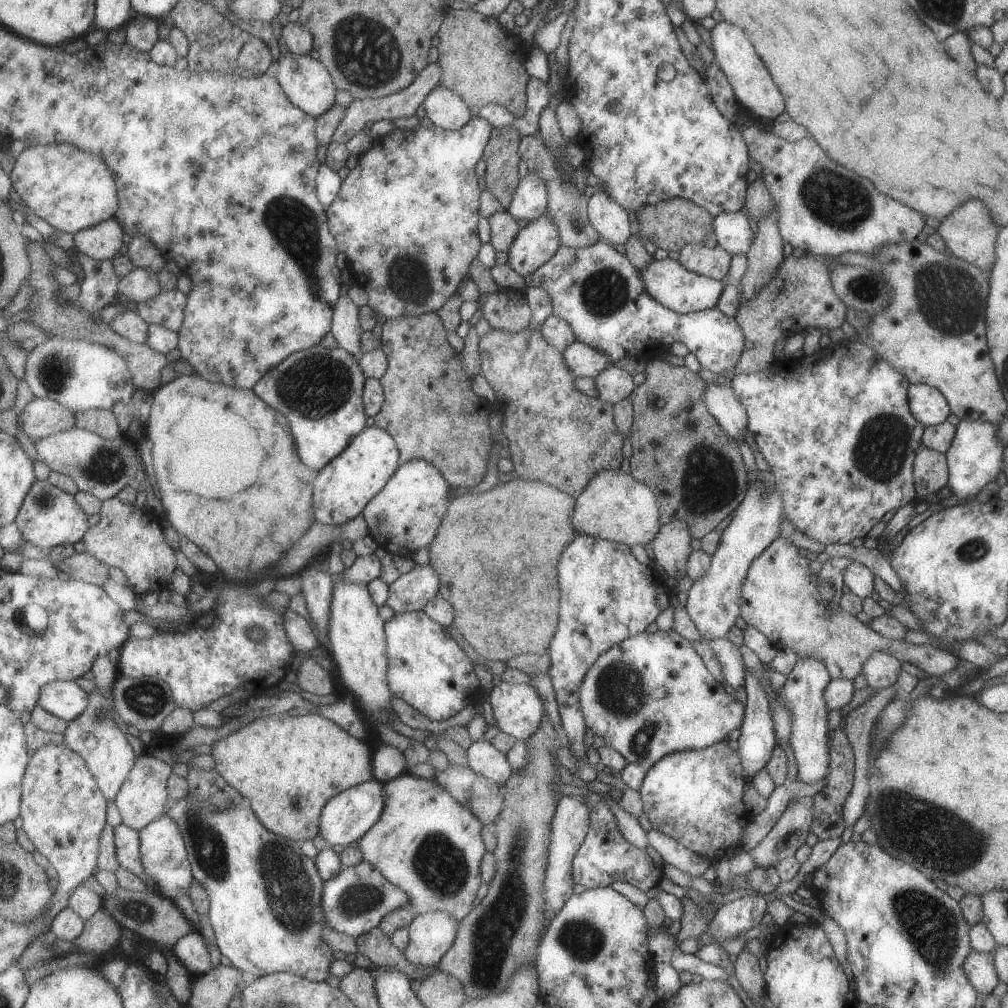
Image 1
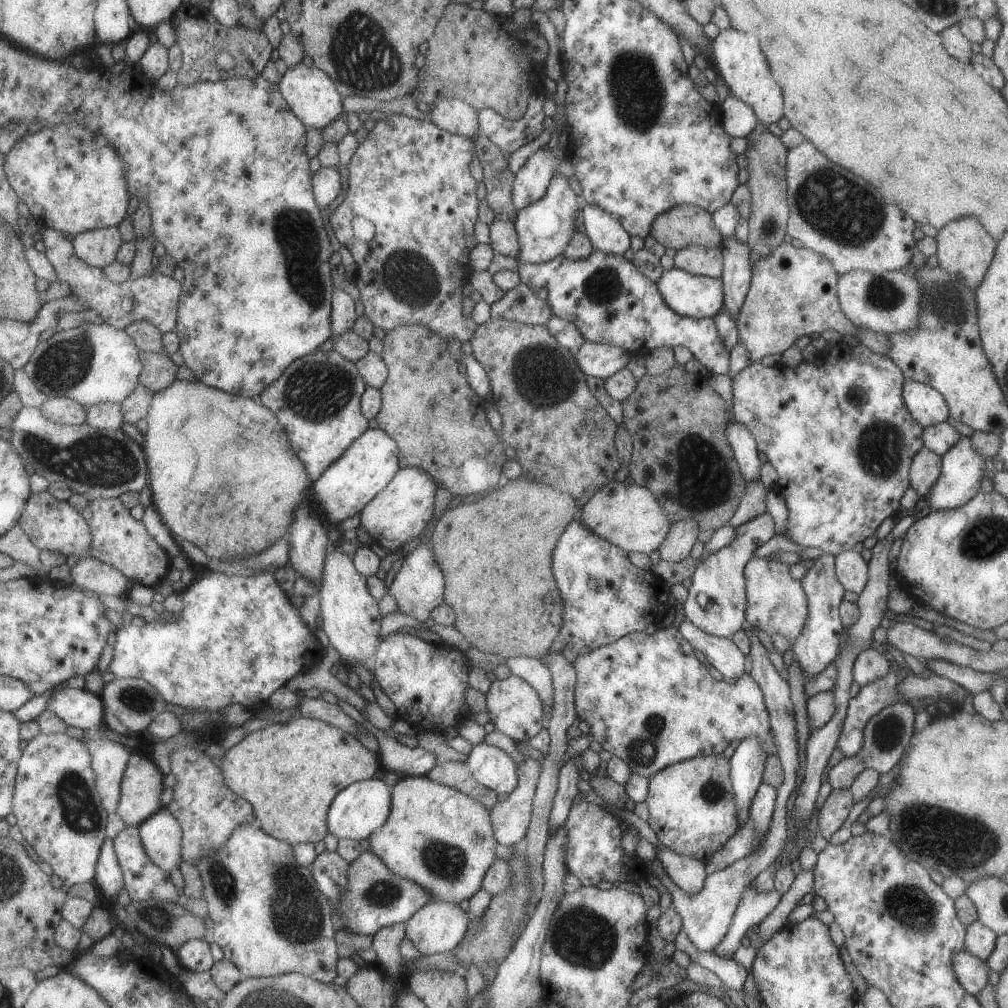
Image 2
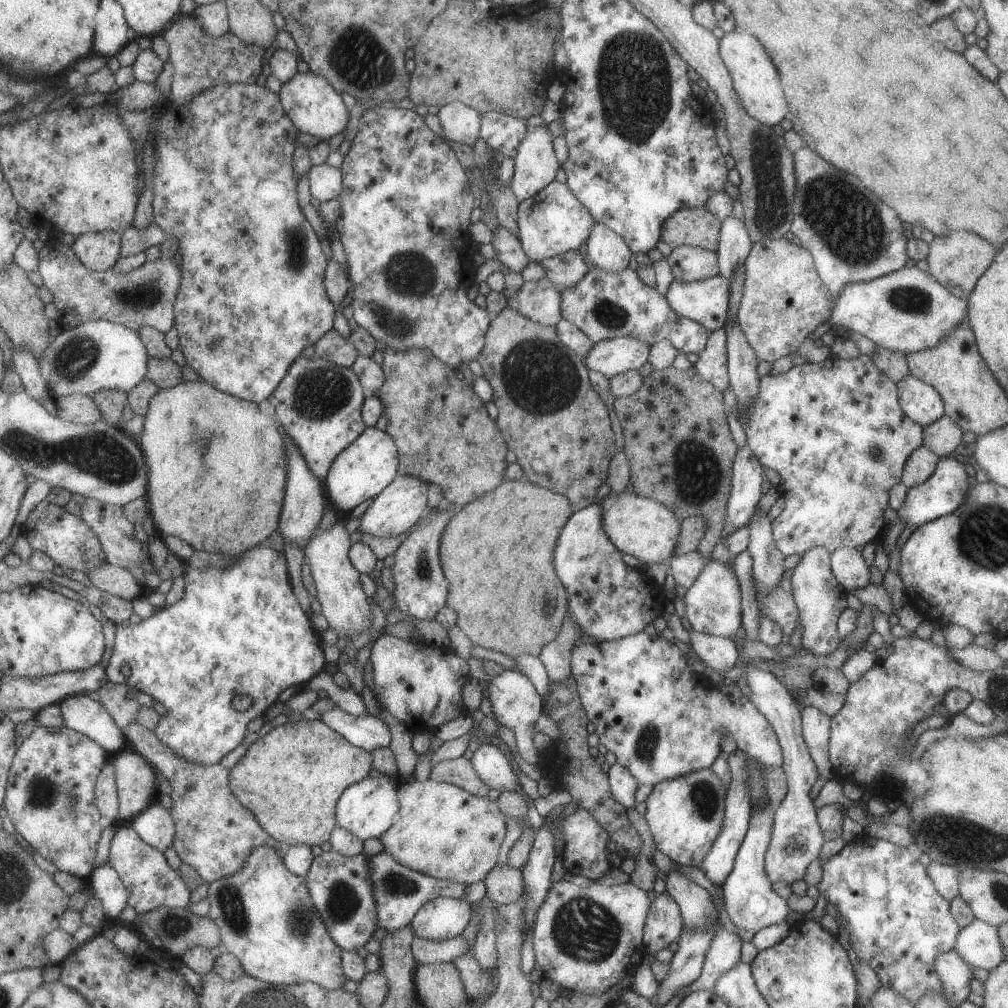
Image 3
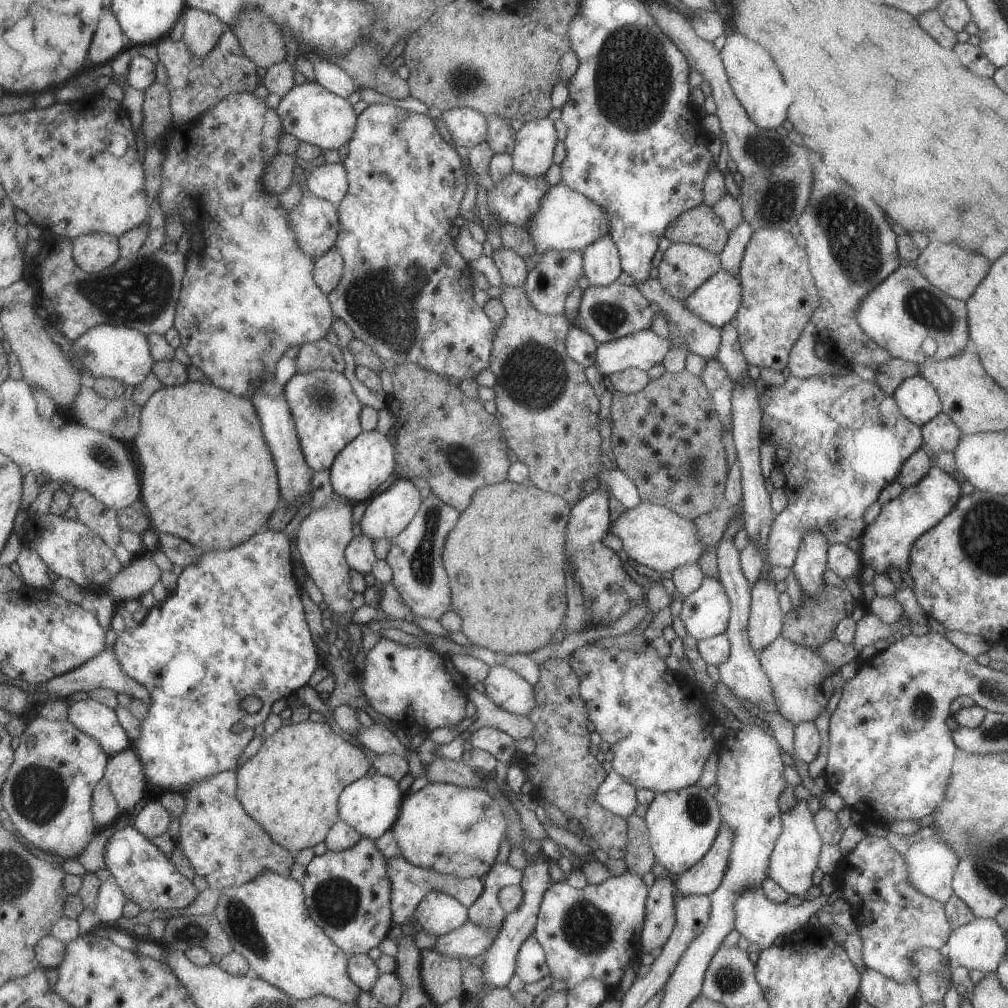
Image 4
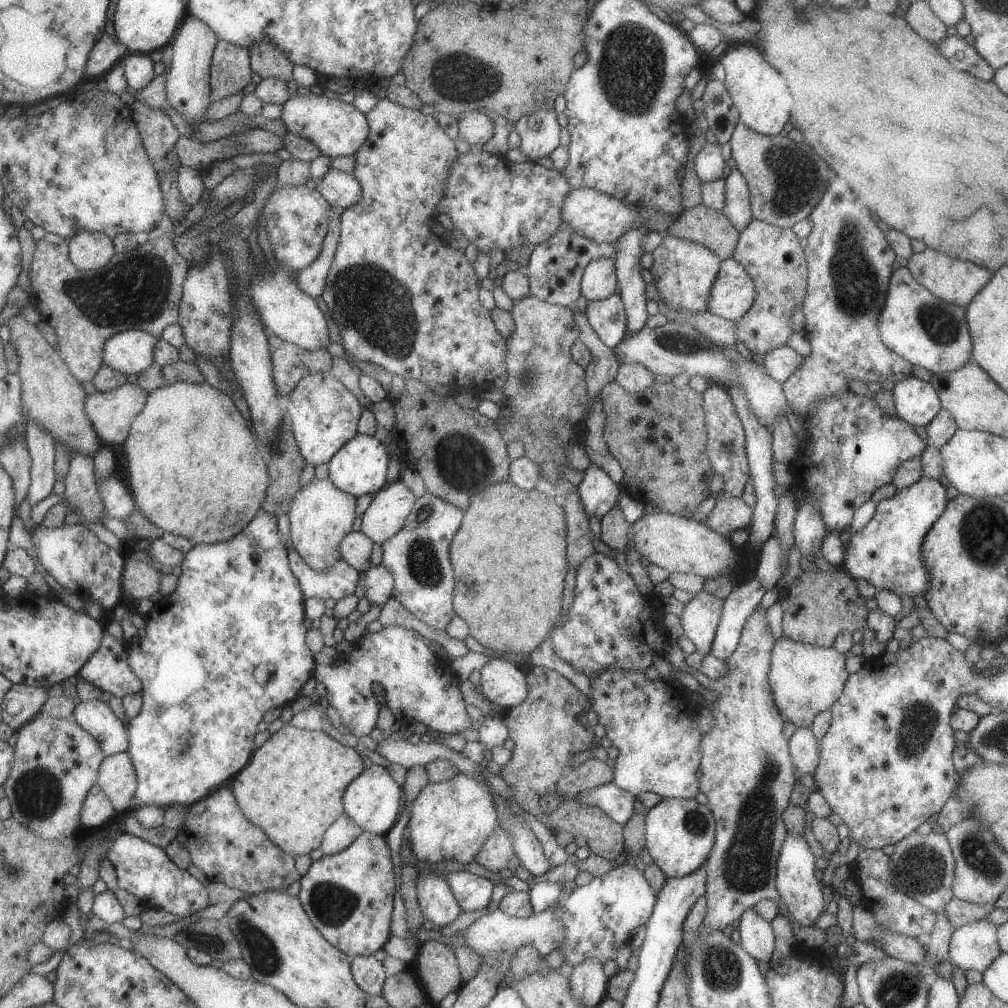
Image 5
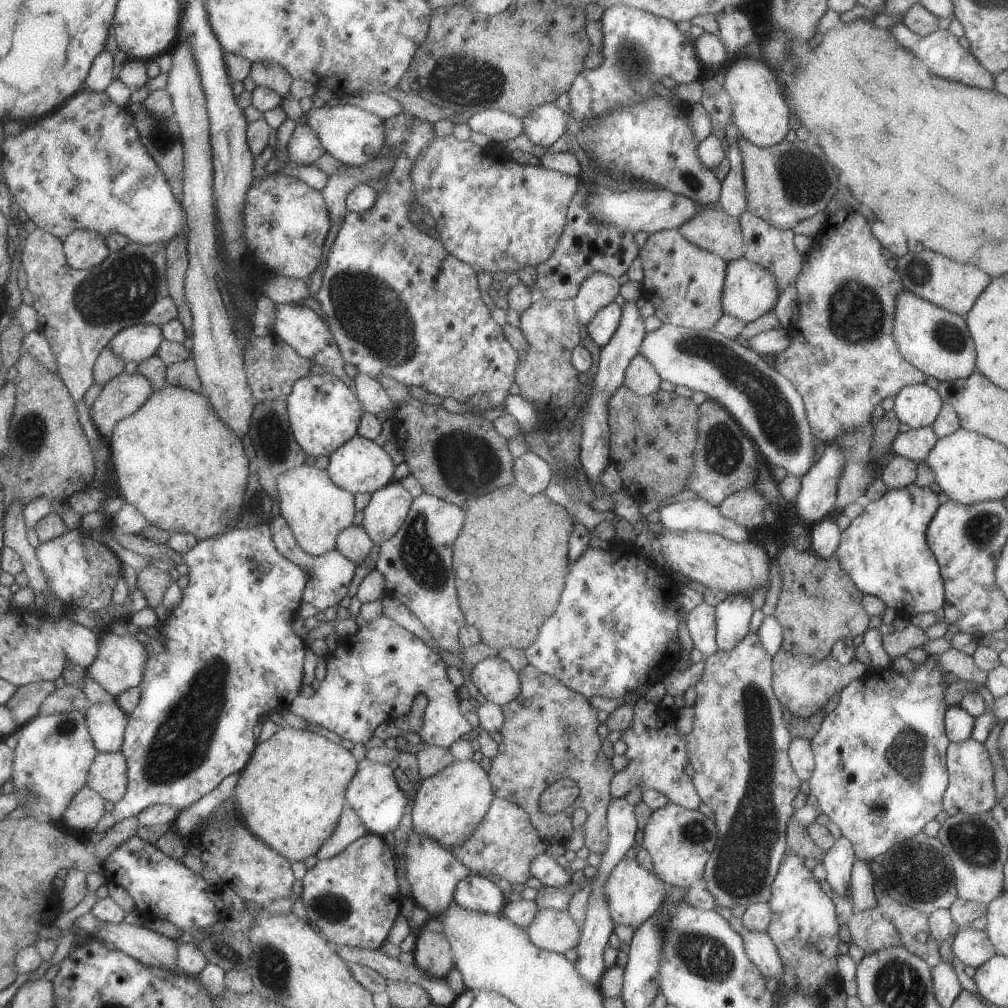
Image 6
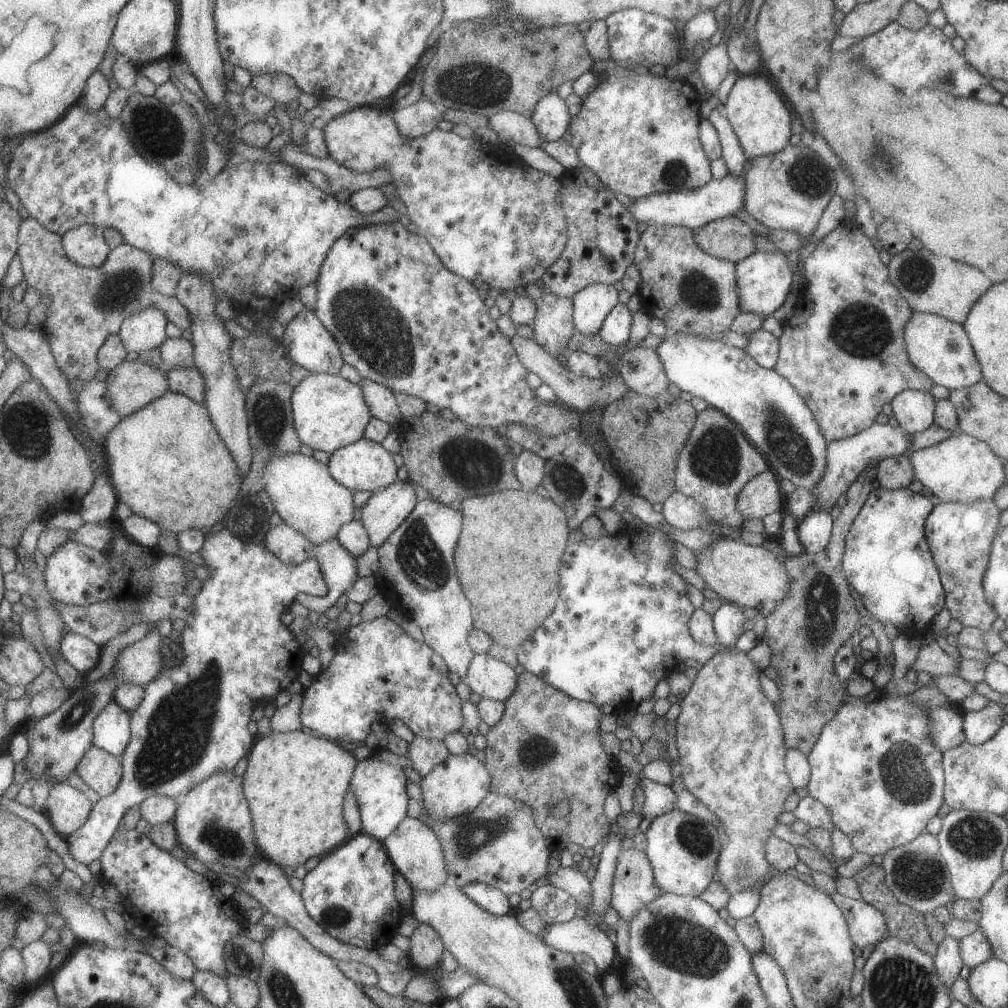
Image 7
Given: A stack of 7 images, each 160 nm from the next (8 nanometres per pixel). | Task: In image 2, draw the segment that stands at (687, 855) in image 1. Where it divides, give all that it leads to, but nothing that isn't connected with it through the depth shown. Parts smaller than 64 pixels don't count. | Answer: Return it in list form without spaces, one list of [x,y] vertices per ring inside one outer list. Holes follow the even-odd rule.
[[[659,845],[655,847],[656,859],[661,863],[665,874],[687,894],[697,894],[706,877],[705,862],[695,857],[677,854],[673,849]]]

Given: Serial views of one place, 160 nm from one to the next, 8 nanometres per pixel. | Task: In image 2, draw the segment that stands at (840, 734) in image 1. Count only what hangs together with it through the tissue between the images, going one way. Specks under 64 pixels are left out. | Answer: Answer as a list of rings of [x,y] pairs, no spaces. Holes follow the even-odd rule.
[[[849,788],[831,789],[817,813],[818,830],[825,840],[842,825],[854,804]]]

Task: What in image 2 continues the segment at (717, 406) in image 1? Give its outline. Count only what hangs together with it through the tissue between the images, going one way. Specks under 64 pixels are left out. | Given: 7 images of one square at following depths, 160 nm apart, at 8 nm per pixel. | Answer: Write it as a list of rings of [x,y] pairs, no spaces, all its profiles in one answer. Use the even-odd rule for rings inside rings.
[[[728,422],[725,425],[724,435],[732,448],[735,462],[738,464],[744,481],[756,481],[759,479],[759,454],[753,435],[742,426],[740,422]]]

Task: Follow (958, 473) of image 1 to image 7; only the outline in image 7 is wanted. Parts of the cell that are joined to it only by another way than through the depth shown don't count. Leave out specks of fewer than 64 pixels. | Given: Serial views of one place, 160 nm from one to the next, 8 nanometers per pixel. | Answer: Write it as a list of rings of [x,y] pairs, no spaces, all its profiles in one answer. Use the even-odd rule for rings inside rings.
[[[879,486],[865,499],[844,540],[841,566],[846,581],[855,589],[871,618],[880,623],[891,622],[907,635],[917,636],[920,630],[925,630],[927,623],[944,607],[944,590],[924,537],[924,524],[932,508],[925,493],[913,492],[909,487],[884,489]]]

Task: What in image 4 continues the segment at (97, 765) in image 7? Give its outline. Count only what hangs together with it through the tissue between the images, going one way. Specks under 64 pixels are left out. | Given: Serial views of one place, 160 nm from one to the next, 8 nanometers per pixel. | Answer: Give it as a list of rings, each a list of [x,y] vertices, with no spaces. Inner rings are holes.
[[[132,746],[108,757],[108,764],[104,768],[104,777],[109,786],[111,786],[120,812],[131,810],[141,800],[145,792],[148,791],[145,770]]]

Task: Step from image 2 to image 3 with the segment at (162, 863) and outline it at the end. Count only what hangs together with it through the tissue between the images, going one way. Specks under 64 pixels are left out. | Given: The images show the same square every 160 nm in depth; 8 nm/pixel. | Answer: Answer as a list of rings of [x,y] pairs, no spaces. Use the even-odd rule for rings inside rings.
[[[159,803],[149,805],[143,813],[130,822],[130,826],[149,846],[164,853],[172,846],[174,839],[174,822],[170,812]]]

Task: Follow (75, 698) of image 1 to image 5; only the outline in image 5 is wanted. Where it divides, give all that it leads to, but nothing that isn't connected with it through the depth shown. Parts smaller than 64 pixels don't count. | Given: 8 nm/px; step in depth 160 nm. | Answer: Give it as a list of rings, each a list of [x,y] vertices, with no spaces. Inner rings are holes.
[[[81,700],[75,709],[75,720],[100,743],[105,755],[120,753],[128,749],[128,727],[108,703]]]

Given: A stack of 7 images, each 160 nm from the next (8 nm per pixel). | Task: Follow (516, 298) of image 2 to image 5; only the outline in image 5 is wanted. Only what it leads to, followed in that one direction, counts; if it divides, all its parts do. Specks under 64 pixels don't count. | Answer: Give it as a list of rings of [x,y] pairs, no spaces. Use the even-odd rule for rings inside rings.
[[[567,226],[557,229],[544,243],[532,248],[527,264],[521,268],[521,272],[528,280],[528,294],[550,305],[572,305],[579,298],[580,280],[587,263],[601,257],[614,260],[615,247],[615,241],[597,244],[584,236],[579,236]]]

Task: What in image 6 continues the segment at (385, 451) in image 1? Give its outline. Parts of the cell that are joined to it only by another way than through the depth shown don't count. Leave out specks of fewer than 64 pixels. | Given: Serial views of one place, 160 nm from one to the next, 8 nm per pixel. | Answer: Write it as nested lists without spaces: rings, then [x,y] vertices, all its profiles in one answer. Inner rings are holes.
[[[354,435],[345,444],[341,444],[333,451],[328,458],[329,464],[326,472],[331,483],[353,495],[356,493],[371,494],[394,480],[393,472],[396,467],[378,441],[371,441]]]

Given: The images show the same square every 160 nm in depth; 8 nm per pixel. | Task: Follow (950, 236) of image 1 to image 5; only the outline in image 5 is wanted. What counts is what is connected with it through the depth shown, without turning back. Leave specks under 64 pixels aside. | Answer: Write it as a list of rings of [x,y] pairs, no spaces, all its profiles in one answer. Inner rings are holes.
[[[925,248],[923,252],[913,253],[907,260],[906,267],[921,286],[924,286],[936,297],[963,308],[971,302],[973,295],[991,278],[991,272],[987,268],[975,266],[975,264],[961,259],[949,258],[947,254],[941,254],[933,248]]]

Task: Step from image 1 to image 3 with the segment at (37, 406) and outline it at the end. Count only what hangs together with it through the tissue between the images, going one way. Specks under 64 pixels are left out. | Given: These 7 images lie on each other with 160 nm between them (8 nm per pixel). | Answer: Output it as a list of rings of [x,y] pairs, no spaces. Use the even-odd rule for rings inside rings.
[[[77,393],[56,400],[57,415],[70,422],[88,425],[100,420],[100,411],[89,395]]]

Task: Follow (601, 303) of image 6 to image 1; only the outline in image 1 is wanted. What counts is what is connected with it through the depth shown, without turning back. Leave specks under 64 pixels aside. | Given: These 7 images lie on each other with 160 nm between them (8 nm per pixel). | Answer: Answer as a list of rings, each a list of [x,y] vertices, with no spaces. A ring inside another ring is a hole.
[[[595,189],[587,201],[588,219],[600,240],[624,244],[629,238],[629,216],[605,191]]]

